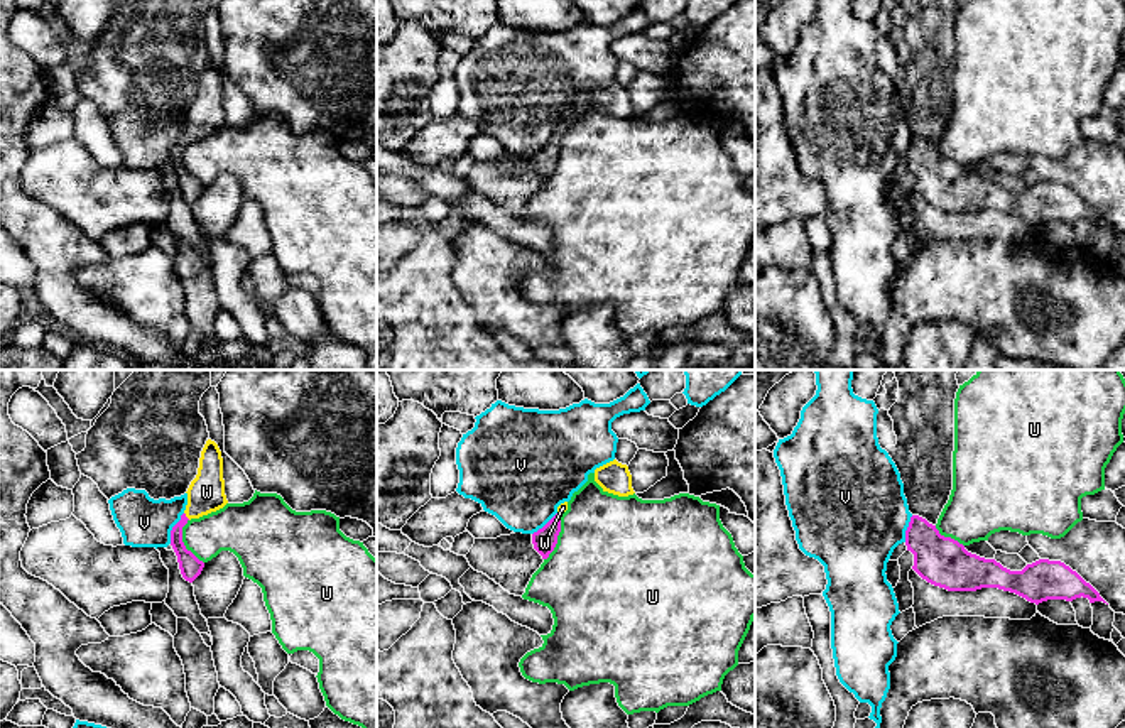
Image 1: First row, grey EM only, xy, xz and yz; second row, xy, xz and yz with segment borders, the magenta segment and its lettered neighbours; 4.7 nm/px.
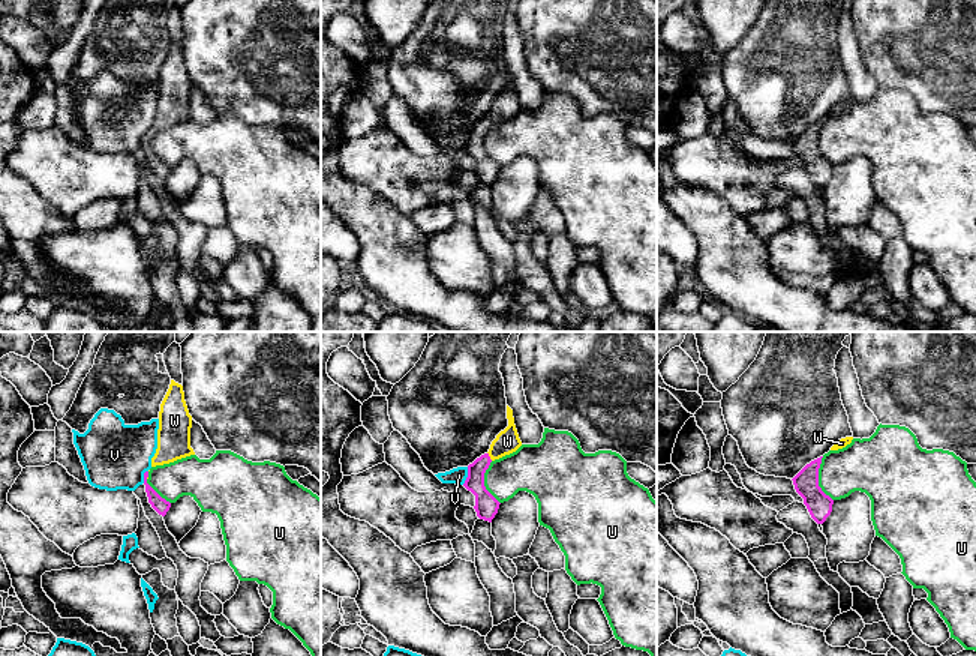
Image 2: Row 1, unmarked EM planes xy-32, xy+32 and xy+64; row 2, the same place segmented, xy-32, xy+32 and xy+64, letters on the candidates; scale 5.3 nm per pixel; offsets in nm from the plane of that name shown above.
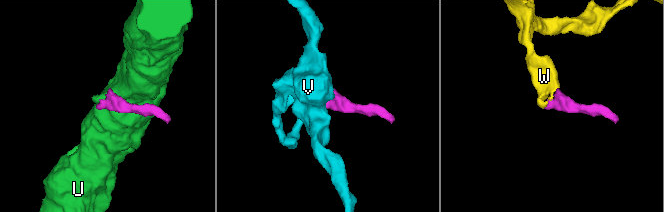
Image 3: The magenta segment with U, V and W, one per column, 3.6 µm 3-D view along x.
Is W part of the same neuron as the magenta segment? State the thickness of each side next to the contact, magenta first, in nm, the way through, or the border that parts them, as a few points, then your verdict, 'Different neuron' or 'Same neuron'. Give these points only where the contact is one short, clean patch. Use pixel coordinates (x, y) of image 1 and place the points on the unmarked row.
Thickness 100 nm (magenta) against 180 nm. Path across: xy (190, 186), (178, 168), (184, 137), (206, 114). Same neuron

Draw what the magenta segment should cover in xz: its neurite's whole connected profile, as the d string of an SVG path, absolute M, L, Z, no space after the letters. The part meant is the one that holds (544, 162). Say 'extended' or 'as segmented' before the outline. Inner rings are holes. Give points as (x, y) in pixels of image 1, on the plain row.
as segmented; M556 135L542 150L532 155L534 171L547 181L557 166L561 154L561 135Z

